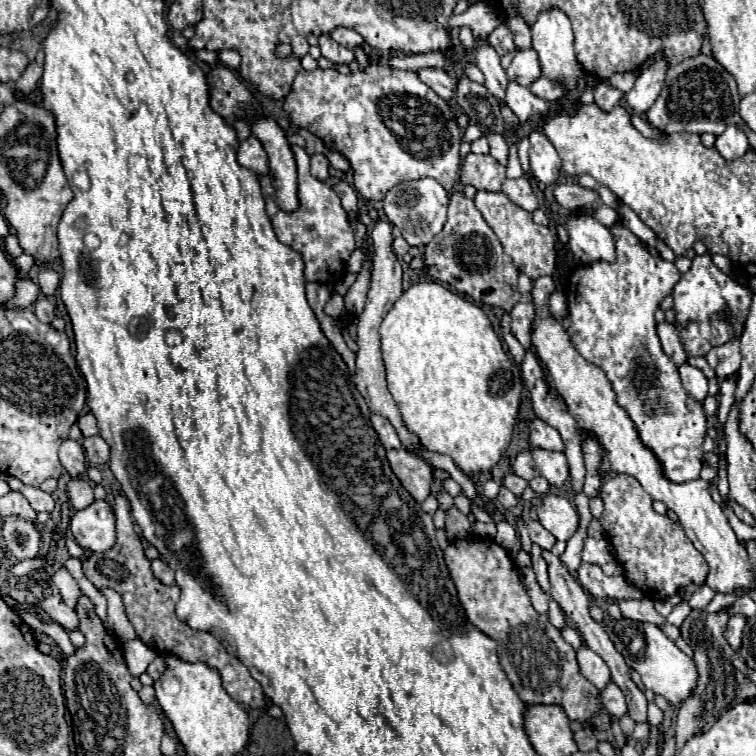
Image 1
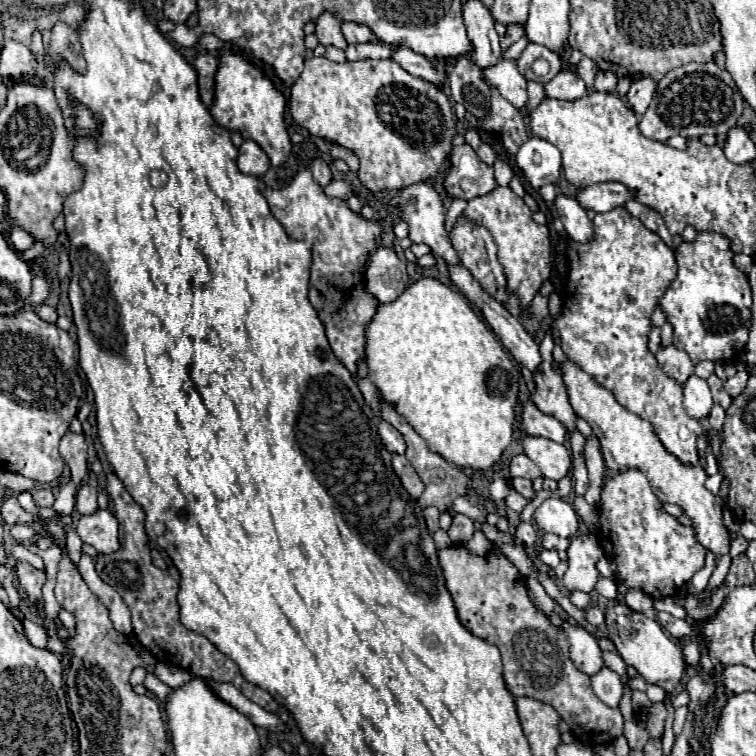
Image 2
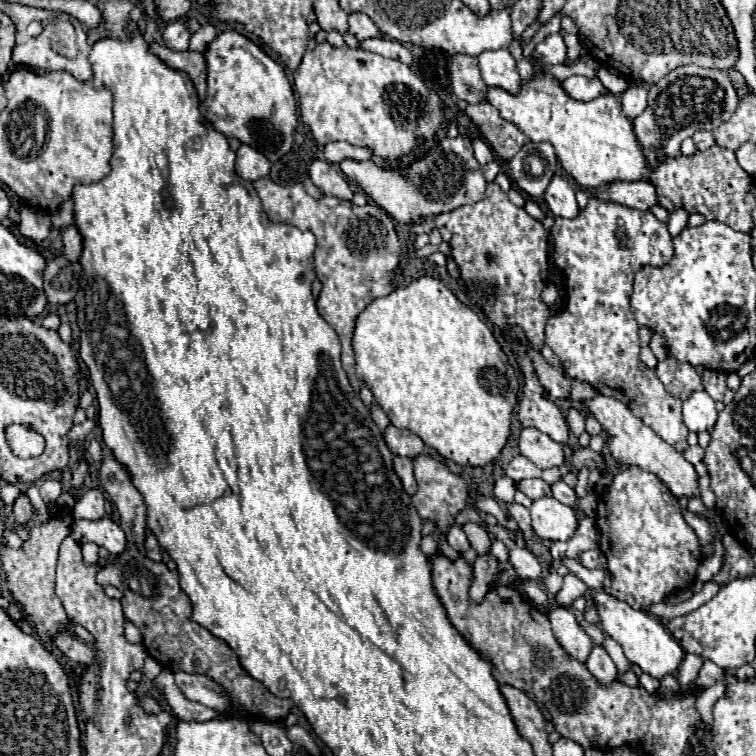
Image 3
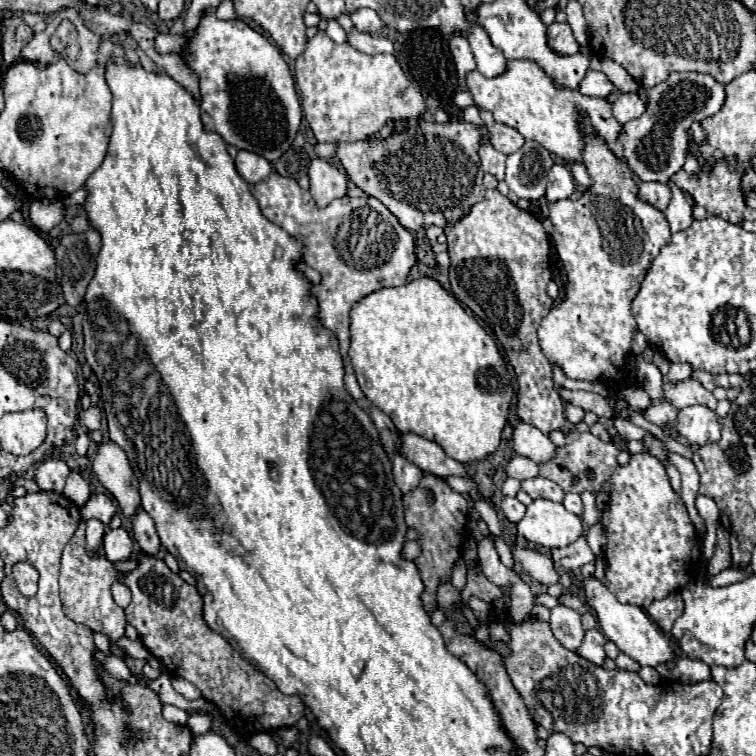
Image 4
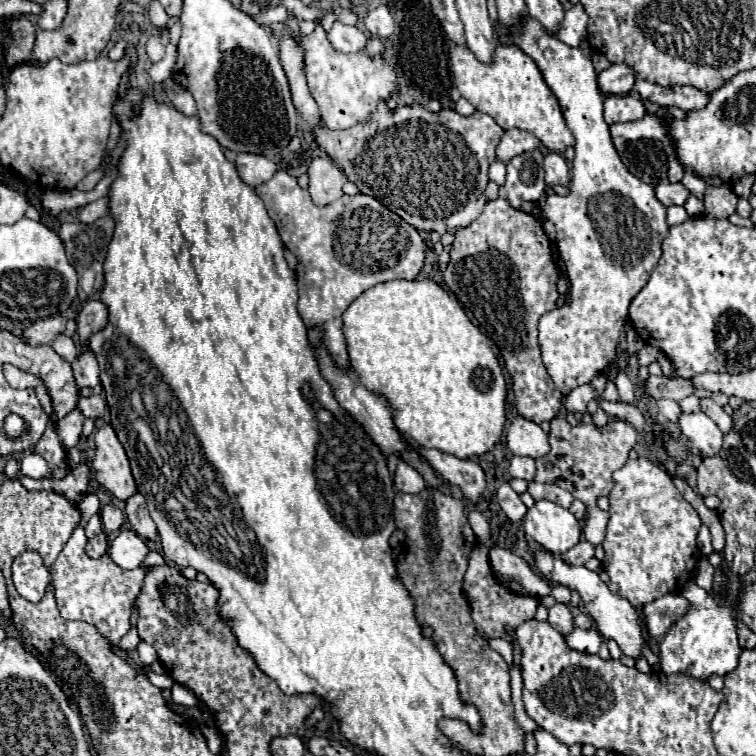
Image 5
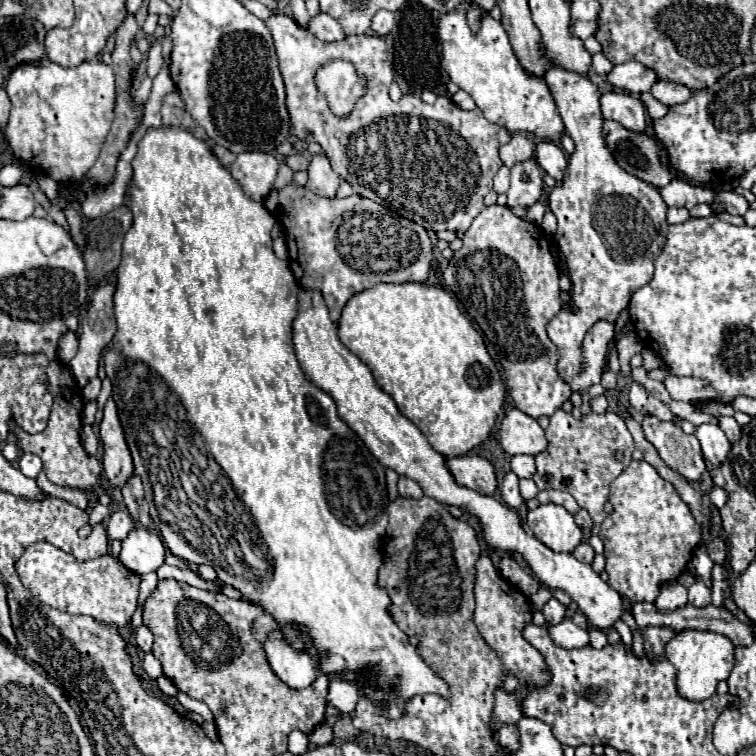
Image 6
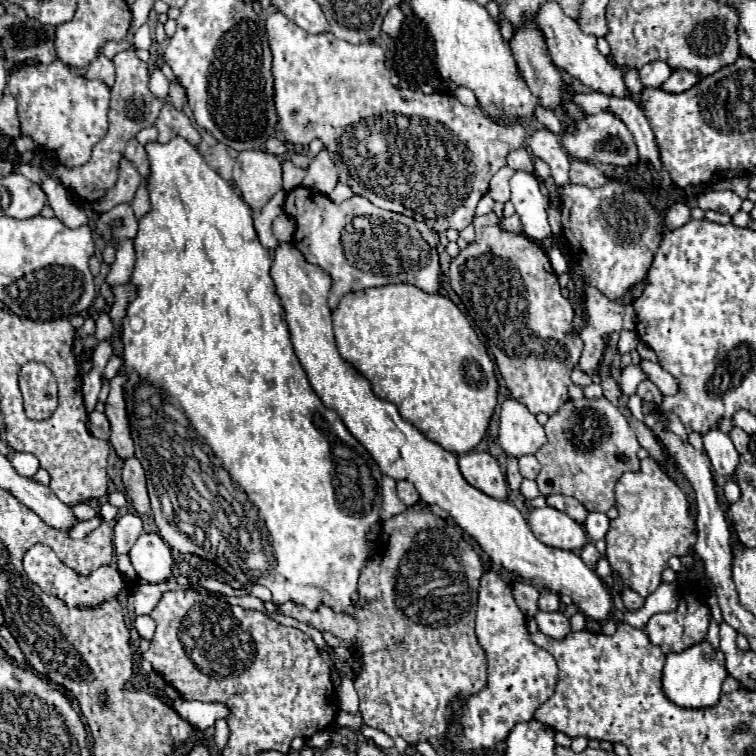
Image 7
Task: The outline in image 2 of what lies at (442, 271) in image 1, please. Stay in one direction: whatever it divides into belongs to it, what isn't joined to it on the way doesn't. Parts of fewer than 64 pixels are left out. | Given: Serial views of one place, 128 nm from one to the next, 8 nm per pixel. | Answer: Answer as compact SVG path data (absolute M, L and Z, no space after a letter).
M458 218L450 240L460 256L460 264L464 264L496 300L506 302L510 296L506 290L506 276L496 258L496 244L490 232Z

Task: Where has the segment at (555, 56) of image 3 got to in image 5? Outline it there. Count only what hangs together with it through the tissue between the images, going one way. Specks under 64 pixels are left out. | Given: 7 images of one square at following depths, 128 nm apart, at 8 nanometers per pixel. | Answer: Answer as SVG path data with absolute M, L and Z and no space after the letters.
M574 4L564 18L564 24L560 24L556 38L562 40L568 46L580 46L582 38L586 36L588 28L588 14L582 4Z

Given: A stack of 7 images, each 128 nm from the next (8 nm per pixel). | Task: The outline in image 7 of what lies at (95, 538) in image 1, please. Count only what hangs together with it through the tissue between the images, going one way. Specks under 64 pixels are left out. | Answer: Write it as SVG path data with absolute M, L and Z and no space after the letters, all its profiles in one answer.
M158 534L140 536L130 556L138 576L148 584L160 584L172 576L174 560L170 554L170 546Z

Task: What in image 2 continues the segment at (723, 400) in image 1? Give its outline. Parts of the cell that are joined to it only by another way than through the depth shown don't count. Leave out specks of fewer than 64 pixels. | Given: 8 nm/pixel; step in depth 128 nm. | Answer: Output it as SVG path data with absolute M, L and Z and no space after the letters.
M738 362L736 374L724 382L726 392L728 392L732 398L736 398L736 396L738 396L738 394L744 390L748 376L750 376L750 374L748 374L748 364L746 364L746 362Z

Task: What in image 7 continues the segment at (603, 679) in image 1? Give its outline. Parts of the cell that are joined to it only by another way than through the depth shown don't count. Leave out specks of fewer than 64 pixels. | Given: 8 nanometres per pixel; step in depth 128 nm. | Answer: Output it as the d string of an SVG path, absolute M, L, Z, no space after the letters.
M542 590L540 600L538 600L538 608L546 610L546 612L556 612L560 608L560 596L556 592Z

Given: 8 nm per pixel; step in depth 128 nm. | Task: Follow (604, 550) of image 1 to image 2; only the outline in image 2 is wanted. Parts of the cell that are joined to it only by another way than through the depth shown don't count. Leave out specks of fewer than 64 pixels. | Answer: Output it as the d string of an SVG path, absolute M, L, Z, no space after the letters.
M580 534L572 538L572 544L568 548L568 570L562 578L562 586L568 592L574 592L574 590L592 592L600 576L596 570L596 562L602 556L604 556L604 550L590 534Z

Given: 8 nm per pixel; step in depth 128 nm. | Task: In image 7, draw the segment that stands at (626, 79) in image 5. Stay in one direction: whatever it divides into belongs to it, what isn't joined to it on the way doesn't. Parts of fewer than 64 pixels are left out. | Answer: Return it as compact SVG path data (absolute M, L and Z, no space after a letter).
M654 60L654 62L650 62L650 64L646 64L646 66L640 68L640 80L642 80L644 86L658 88L658 86L662 86L662 84L668 80L668 76L670 76L672 72L674 72L674 70L672 70L666 62Z

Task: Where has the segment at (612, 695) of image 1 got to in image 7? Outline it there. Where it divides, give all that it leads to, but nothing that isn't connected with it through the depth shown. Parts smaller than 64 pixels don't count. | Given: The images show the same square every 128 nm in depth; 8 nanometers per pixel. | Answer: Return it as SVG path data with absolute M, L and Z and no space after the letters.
M538 612L534 616L540 632L544 632L550 638L562 640L570 632L570 622L562 612Z

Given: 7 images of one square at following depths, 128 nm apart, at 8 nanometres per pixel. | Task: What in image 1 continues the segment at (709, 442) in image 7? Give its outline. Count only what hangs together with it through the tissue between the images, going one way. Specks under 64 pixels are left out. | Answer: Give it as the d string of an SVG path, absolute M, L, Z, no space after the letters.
M682 364L680 378L682 378L682 386L688 392L688 396L694 398L696 402L704 402L704 398L708 396L708 380L702 374L702 370L698 370L690 364Z

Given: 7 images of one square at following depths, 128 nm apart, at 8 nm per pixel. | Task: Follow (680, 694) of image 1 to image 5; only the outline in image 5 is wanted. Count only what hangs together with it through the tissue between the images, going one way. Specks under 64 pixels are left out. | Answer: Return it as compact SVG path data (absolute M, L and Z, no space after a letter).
M536 550L534 552L534 562L536 562L536 568L542 572L542 576L554 584L562 584L570 590L576 590L582 598L582 604L588 612L588 616L596 622L596 628L598 632L604 636L604 638L612 638L618 642L618 646L622 648L622 652L626 656L632 656L632 658L638 658L642 656L642 644L644 644L644 636L642 636L642 626L640 626L640 616L638 612L634 610L634 606L608 590L608 586L600 580L600 576L592 570L588 570L586 566L574 566L574 564L568 564L564 558L560 556L554 556L550 552L544 552L544 550Z

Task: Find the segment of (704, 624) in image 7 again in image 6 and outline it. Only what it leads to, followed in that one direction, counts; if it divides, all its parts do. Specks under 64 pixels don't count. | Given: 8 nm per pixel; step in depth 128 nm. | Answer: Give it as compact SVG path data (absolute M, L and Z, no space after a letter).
M648 626L644 630L644 648L648 652L648 656L658 658L664 652L664 646L676 636L678 632L674 628L668 626Z

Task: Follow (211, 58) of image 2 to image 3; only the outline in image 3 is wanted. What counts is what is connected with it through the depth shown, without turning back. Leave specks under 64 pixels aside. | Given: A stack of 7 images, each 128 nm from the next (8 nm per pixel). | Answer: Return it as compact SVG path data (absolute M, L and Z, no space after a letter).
M152 42L150 52L154 56L158 56L166 66L188 74L198 92L198 98L204 100L204 96L206 96L206 60L200 52L190 52L190 50L174 52L160 42Z

